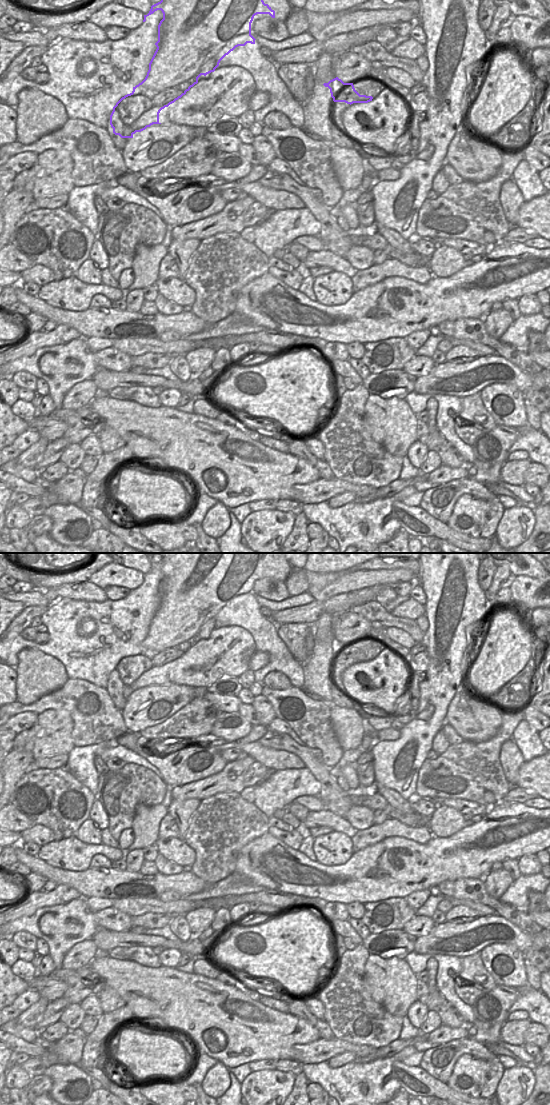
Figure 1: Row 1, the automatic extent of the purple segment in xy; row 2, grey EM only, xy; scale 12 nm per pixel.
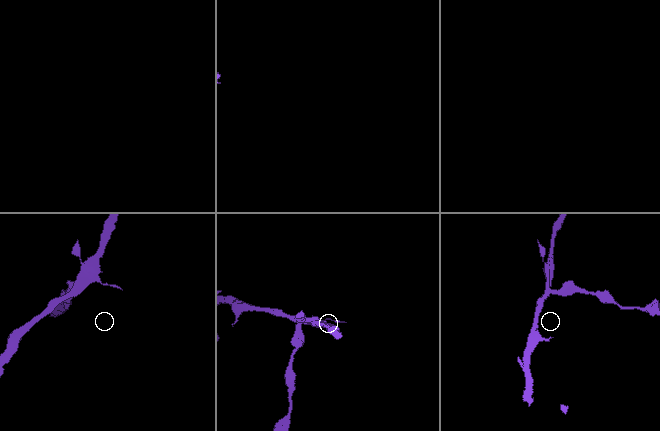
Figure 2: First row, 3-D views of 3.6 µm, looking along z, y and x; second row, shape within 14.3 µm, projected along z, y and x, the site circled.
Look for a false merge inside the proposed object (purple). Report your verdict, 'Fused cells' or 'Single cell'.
Fused cells.

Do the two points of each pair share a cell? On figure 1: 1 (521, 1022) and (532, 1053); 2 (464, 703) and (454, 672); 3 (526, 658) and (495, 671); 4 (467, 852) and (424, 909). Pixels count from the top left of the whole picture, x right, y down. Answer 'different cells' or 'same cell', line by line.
1: same cell
2: same cell
3: same cell
4: different cells

